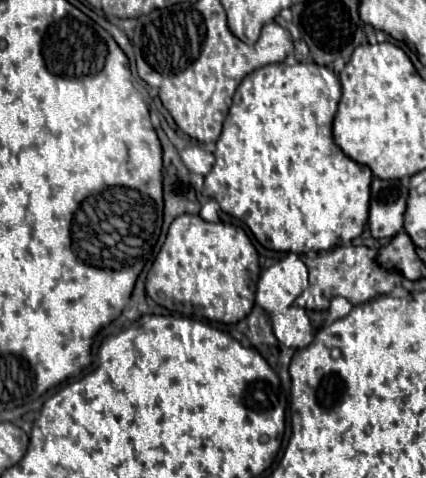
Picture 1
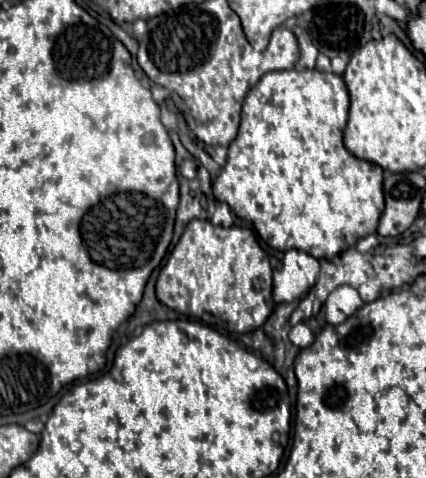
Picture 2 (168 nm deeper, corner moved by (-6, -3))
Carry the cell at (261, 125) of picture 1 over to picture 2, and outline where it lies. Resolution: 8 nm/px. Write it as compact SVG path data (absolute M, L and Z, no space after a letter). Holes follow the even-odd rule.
M308 69L308 71L272 71L266 73L246 95L244 105L242 105L242 121L240 121L240 131L238 137L230 143L228 147L228 161L222 167L220 175L214 181L214 197L218 201L224 201L230 205L230 209L244 221L250 221L254 229L258 231L260 239L266 241L272 249L278 251L288 251L288 249L298 249L304 253L310 253L316 259L332 259L334 255L350 249L358 239L370 235L376 231L380 215L384 211L384 189L382 189L382 167L364 159L354 157L342 143L342 131L348 121L348 89L344 85L344 79L341 75L334 73L322 73L318 69Z

